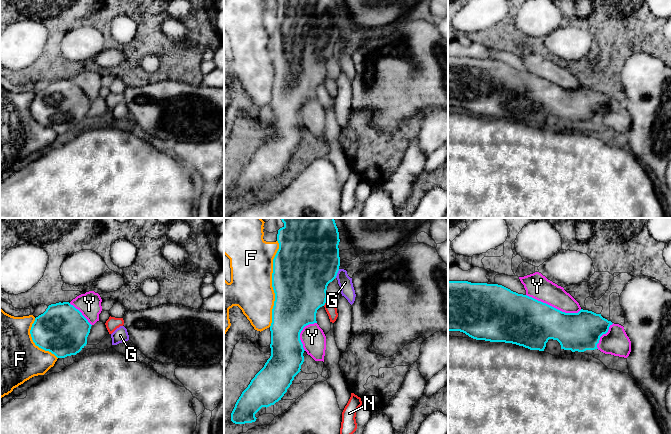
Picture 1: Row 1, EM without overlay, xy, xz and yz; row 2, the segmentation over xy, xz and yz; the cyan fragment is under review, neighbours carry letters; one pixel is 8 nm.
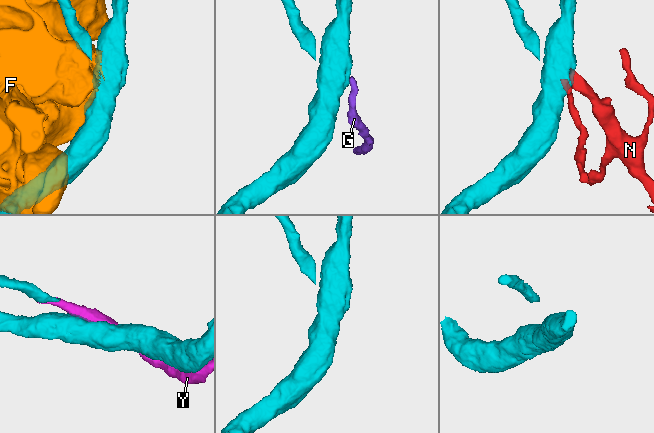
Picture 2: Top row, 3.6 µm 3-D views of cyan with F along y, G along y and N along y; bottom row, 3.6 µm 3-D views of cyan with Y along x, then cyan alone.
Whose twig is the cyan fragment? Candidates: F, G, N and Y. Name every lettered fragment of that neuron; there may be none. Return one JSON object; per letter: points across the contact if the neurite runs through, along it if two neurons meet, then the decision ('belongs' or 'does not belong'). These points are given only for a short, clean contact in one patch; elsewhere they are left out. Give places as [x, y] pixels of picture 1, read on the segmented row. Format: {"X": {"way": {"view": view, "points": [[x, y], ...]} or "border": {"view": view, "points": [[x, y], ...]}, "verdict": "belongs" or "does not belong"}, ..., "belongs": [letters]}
{"F": {"verdict": "does not belong"}, "G": {"border": {"view": "xz", "points": [[339, 269], [335, 277]]}, "verdict": "does not belong"}, "N": {"border": {"view": "xz", "points": [[326, 302], [323, 305]]}, "verdict": "does not belong"}, "Y": {"verdict": "belongs"}, "belongs": ["Y"]}

